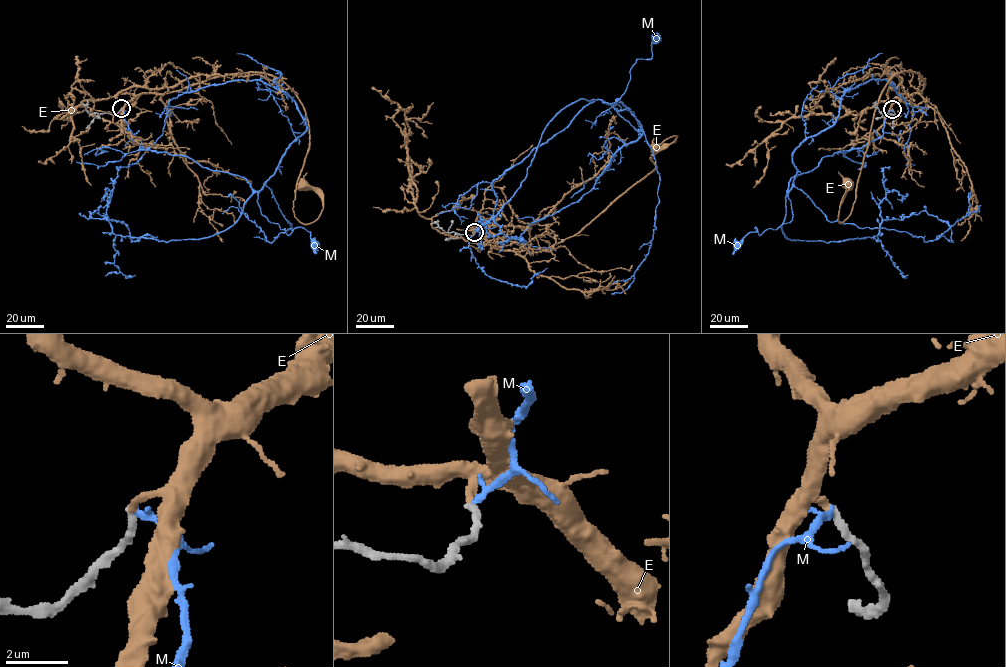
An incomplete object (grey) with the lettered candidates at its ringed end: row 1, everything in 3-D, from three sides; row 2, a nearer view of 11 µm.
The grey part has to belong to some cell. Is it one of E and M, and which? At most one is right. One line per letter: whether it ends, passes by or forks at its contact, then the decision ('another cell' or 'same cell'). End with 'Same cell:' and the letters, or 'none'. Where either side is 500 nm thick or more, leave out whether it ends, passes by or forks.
E: it ends there; same cell
M: it ends there; another cell
Same cell: E

